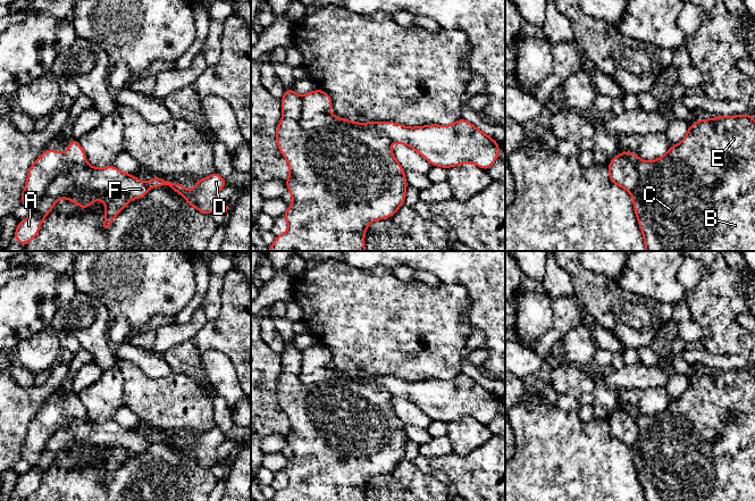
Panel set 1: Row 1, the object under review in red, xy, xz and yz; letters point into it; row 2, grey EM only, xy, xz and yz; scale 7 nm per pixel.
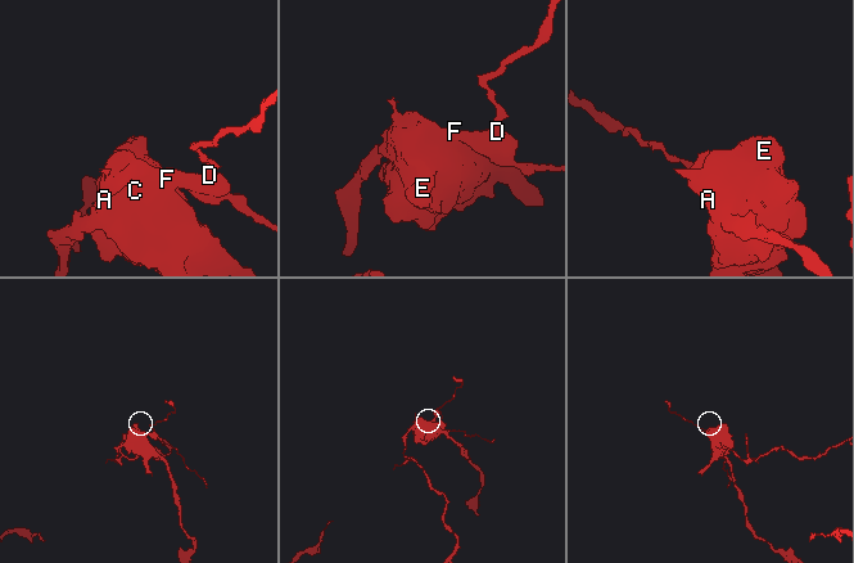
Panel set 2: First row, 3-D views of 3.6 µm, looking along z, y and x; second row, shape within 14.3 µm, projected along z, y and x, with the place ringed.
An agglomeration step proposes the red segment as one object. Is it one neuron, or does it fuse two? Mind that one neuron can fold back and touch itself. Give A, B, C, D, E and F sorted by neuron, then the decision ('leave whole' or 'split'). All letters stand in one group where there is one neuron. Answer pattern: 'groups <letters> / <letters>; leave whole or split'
groups A D F / B C E; split

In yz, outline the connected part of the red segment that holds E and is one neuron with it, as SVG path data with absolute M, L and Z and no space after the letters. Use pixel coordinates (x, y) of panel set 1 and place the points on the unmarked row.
M744 368L697 375L688 382L688 387L680 398L672 400L663 411L653 416L644 416L630 406L621 409L629 414L638 426L638 437L631 450L645 501L755 501L755 374L753 370Z

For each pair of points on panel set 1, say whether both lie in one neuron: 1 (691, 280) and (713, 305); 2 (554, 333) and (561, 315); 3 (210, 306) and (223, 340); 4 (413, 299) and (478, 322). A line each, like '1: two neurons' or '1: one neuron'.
1: two neurons
2: one neuron
3: two neurons
4: two neurons

